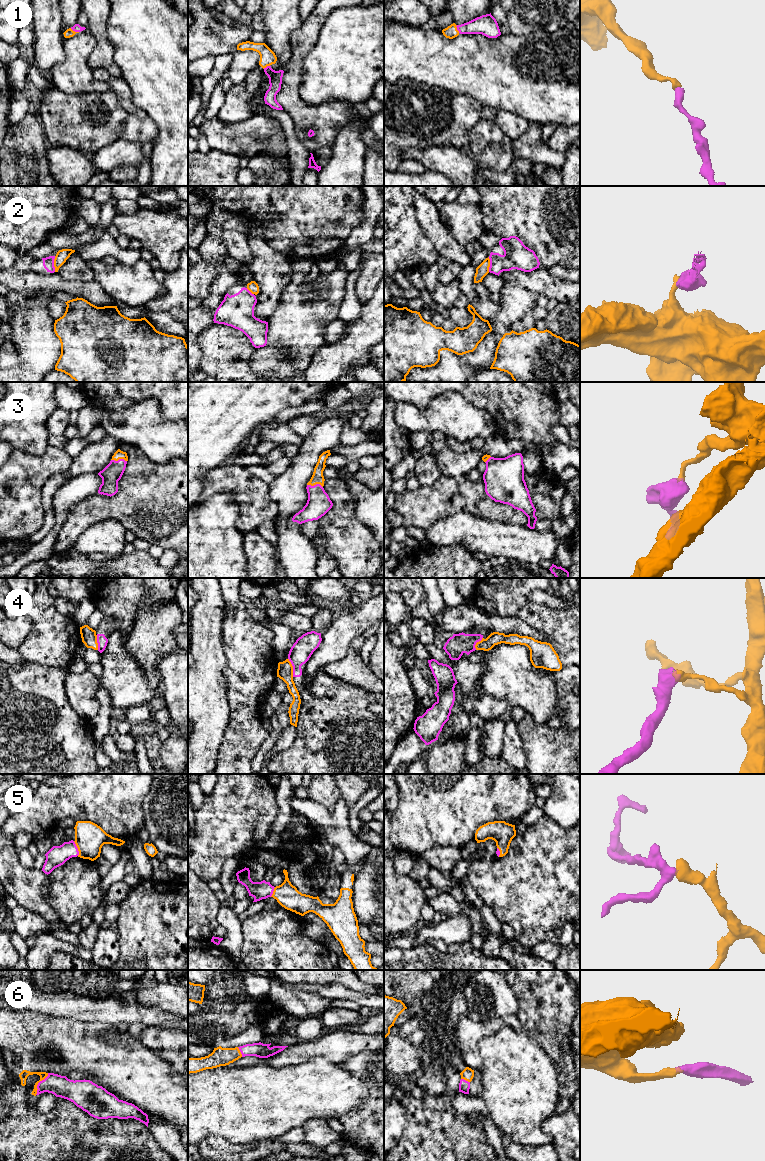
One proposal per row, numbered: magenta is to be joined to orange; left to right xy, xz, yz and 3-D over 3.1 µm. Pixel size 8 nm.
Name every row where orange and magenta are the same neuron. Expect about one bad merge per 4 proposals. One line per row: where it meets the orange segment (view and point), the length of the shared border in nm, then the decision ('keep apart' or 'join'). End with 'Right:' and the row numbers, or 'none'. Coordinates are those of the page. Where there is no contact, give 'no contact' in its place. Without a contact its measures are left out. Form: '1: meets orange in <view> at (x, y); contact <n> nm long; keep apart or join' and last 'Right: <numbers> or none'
1: meets orange in xy at (74, 31); contact 80 nm long; join
2: meets orange in xy at (54, 264); contact 130 nm long; keep apart
3: meets orange in xy at (119, 458); contact 130 nm long; join
4: meets orange in xz at (292, 667); contact 160 nm long; keep apart
5: meets orange in xy at (77, 847); contact 130 nm long; join
6: meets orange in xy at (38, 1082); contact 200 nm long; join
Right: 1, 3, 5, 6

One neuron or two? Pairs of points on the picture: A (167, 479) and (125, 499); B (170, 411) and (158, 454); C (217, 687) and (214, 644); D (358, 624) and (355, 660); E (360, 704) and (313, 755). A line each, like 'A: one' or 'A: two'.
A: one
B: two
C: one
D: two
E: one

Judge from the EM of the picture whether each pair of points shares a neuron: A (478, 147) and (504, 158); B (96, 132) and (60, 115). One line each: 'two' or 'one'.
A: one
B: one

